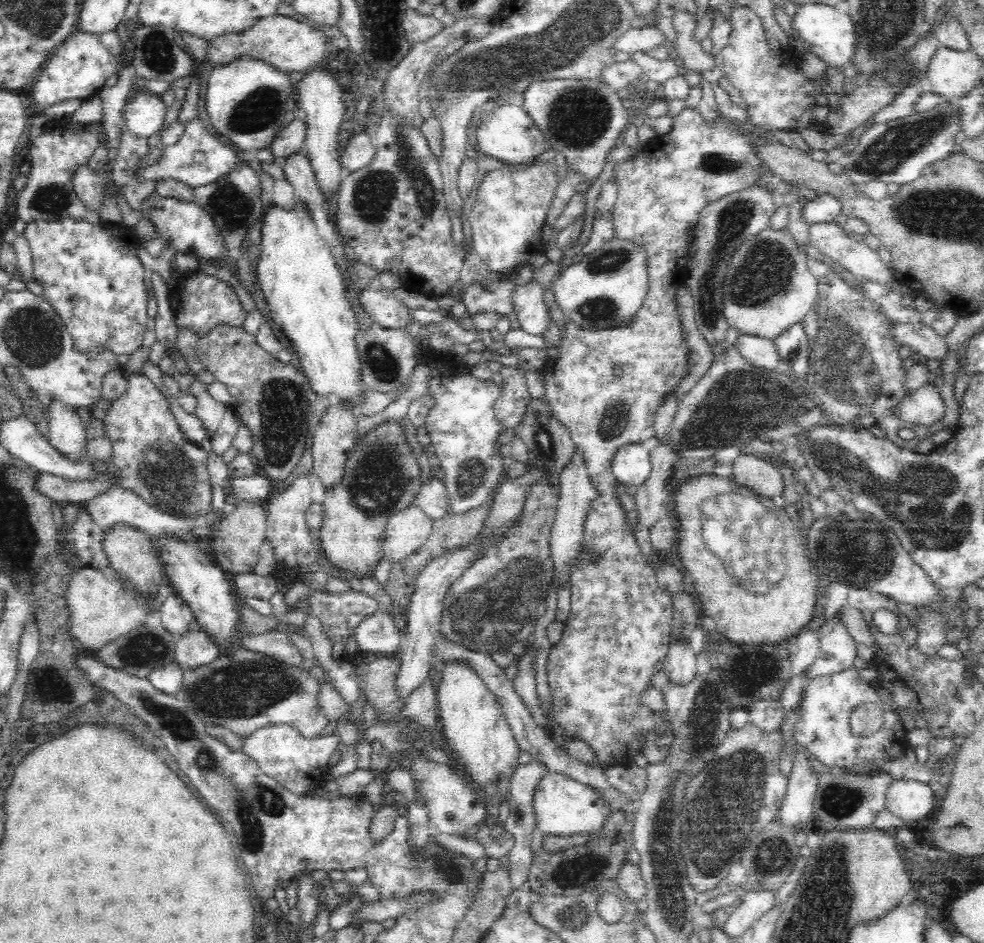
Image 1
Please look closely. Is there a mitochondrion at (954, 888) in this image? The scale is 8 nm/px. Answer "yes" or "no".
no

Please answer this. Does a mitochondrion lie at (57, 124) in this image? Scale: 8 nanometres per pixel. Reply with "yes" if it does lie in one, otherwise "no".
no

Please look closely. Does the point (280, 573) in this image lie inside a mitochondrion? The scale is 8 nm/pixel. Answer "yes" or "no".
no

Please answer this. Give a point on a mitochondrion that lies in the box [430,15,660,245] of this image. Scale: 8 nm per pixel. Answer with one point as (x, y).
(579, 118)

